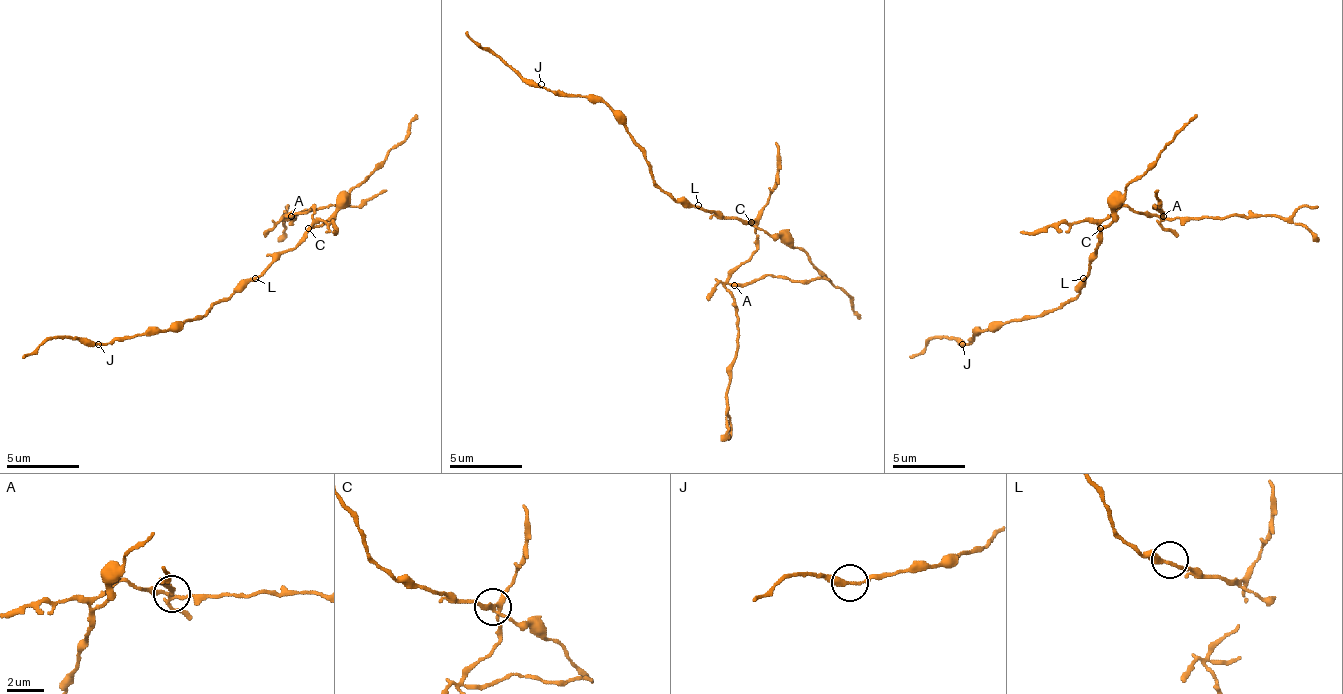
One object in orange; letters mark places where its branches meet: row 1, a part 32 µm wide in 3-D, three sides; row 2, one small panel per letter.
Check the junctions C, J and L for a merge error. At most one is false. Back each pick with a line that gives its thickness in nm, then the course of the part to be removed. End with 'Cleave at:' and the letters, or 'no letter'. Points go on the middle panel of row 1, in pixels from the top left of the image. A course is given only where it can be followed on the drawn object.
C: calibre 240 nm; course (752, 223), (756, 252), (727, 281), (738, 317), (727, 412), (719, 441)
Cleave at: C

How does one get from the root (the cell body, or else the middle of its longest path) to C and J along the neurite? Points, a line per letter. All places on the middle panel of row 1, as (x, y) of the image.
C: (698, 208), (723, 212), (752, 223)
J: (698, 208), (676, 201), (654, 179), (647, 150), (603, 103), (585, 95), (556, 95), (541, 84)

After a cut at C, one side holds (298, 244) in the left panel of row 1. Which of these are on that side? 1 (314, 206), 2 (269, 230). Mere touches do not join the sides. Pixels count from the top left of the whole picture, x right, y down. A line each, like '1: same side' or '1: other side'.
1: other side
2: other side

